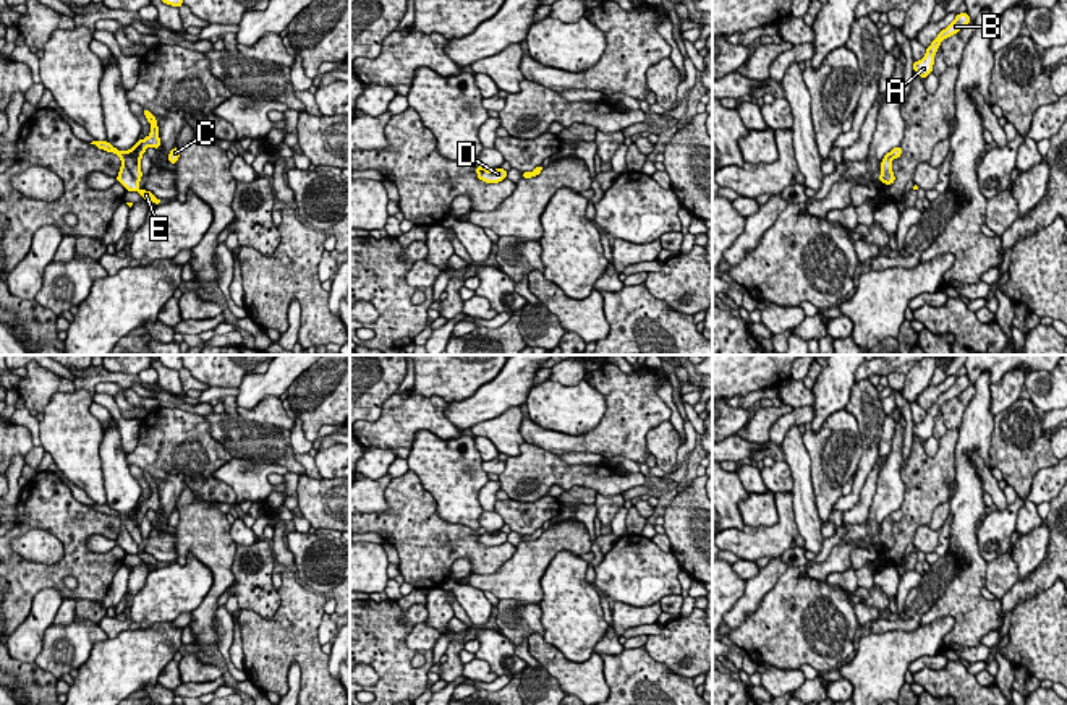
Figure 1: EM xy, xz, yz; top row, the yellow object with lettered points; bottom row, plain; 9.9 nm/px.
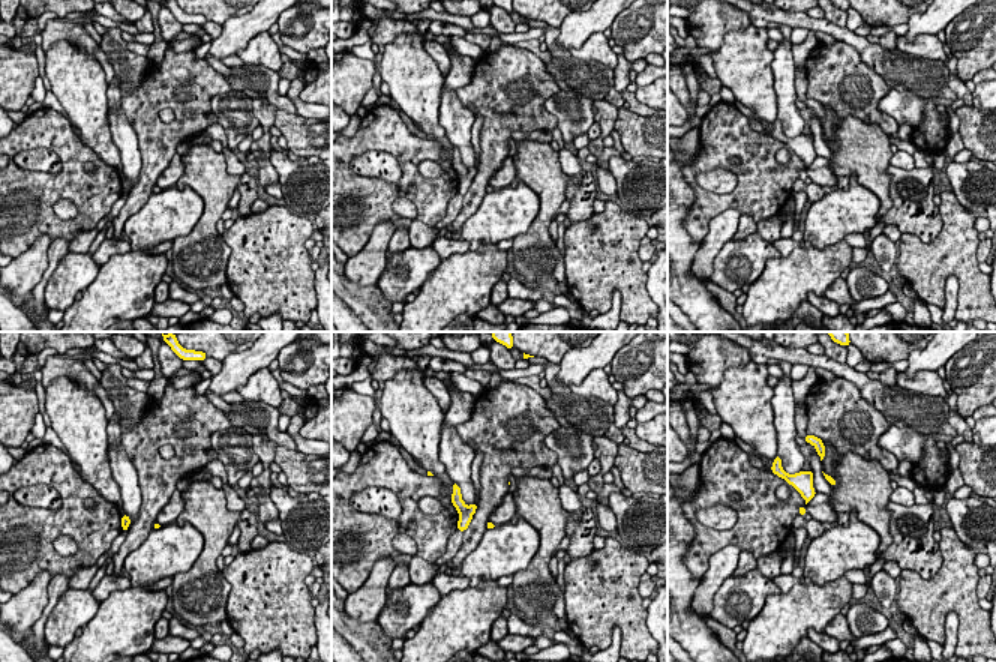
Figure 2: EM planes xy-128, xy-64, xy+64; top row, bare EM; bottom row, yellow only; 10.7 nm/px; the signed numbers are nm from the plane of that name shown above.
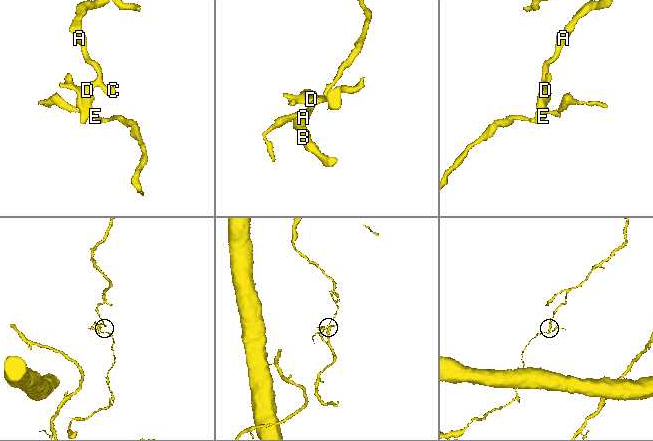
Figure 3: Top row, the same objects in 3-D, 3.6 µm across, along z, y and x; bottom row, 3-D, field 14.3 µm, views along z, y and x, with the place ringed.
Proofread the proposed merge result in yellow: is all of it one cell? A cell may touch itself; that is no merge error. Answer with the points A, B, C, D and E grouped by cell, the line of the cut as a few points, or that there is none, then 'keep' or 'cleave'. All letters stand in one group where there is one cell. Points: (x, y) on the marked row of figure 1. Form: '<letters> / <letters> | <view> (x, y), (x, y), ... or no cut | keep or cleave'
A B C D / E | xy (119, 151), (136, 182) | cleave

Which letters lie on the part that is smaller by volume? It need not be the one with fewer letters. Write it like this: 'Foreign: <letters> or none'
Foreign: E

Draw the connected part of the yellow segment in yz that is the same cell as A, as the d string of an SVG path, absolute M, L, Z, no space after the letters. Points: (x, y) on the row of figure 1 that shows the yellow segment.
M967 11L959 13L955 19L942 29L937 37L931 42L929 47L926 47L926 53L921 60L913 62L913 71L920 75L920 78L926 78L928 75L933 73L933 65L934 65L934 55L941 45L941 42L954 34L957 34L960 29L963 29L970 23L970 16Z

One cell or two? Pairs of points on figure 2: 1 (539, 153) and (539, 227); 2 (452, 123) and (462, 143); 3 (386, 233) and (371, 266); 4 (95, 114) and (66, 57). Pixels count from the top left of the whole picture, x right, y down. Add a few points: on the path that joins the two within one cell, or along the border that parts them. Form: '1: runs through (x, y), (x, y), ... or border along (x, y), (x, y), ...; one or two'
1: runs through (540, 171), (546, 179), (546, 209); one
2: runs through (456, 128), (461, 138); one
3: runs through (378, 240), (371, 258); one
4: runs through (84, 101), (81, 87), (69, 71); one

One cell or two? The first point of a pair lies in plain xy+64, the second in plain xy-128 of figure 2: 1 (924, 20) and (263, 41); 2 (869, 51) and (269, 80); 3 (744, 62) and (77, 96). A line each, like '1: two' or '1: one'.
1: two
2: one
3: one

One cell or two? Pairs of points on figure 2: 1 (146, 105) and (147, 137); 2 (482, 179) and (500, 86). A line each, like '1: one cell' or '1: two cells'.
1: one cell
2: one cell

